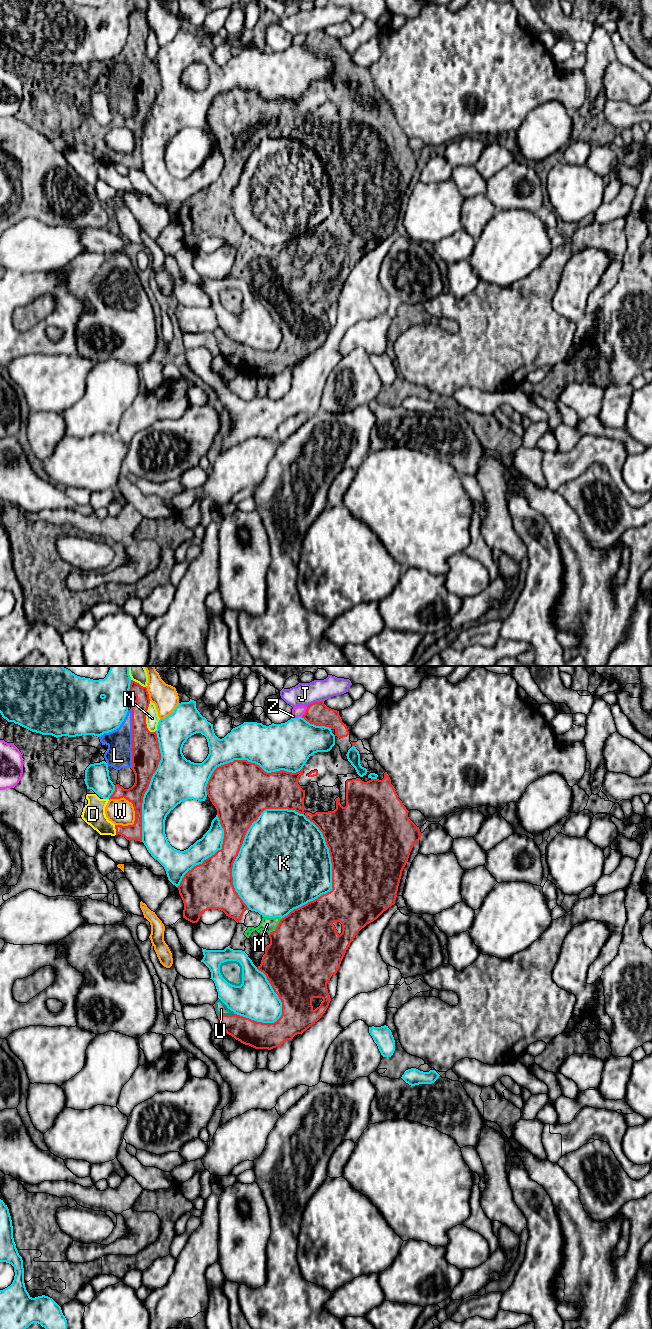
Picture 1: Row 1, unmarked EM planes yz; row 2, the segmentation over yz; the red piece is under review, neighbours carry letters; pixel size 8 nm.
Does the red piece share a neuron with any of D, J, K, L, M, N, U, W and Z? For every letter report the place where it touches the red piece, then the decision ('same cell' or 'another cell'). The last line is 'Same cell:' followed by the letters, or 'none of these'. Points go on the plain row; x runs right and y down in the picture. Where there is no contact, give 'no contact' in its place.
D: meets red in yz at (116, 158); same cell
J: meets red in yz at (315, 30); another cell
K: meets red in yz at (243, 168); another cell
L: meets red in yz at (132, 66); same cell
M: meets red in yz at (276, 255); same cell
N: meets red in yz at (145, 46); another cell
U: meets red in yz at (226, 343); same cell
W: meets red in yz at (131, 130); another cell
Z: meets red in yz at (305, 40); another cell
Same cell: D, L, M, U

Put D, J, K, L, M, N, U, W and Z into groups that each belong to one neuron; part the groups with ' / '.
D L M U / J / K / N / W / Z

